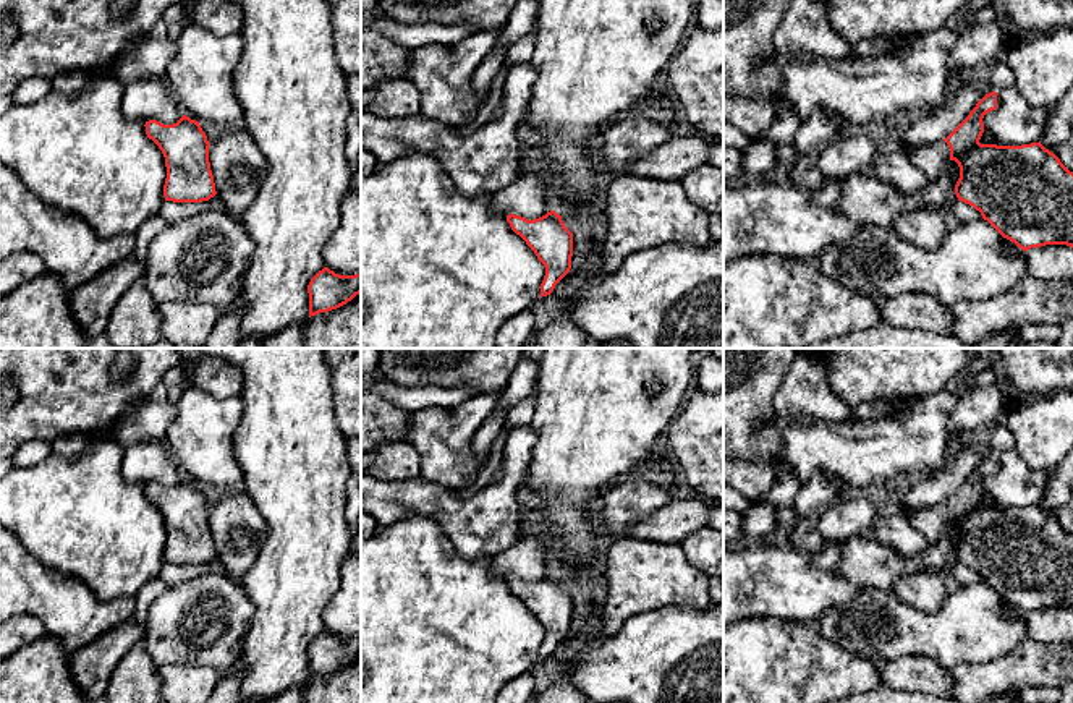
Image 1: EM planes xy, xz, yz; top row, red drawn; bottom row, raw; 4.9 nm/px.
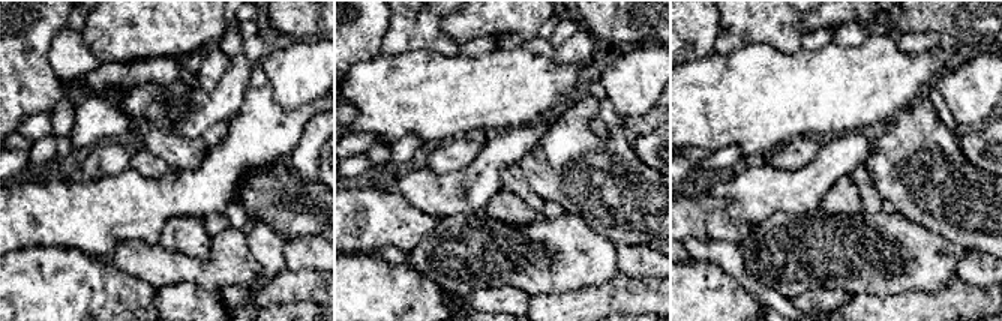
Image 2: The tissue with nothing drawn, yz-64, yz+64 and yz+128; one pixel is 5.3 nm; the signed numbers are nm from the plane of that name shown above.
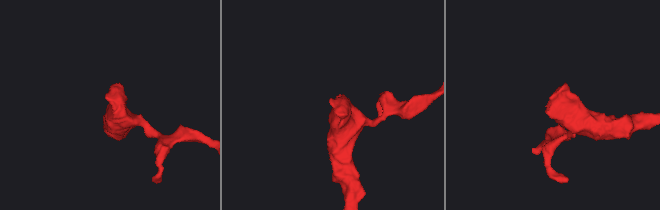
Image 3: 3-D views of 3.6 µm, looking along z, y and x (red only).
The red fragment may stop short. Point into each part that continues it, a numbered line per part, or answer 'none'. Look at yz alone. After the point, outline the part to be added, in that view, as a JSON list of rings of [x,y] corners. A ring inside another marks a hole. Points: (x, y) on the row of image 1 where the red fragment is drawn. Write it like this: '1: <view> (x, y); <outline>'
1: yz (931, 159); [[[939,141],[918,149],[908,149],[905,156],[927,178],[937,178],[950,160],[950,147],[945,141]]]

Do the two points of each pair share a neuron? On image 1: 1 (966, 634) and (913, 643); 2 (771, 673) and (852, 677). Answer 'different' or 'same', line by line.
1: same
2: same

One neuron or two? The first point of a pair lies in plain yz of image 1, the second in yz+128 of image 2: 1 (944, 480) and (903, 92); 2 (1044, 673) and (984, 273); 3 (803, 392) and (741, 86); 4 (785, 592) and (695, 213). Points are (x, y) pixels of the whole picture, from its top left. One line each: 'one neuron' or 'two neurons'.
1: two neurons
2: two neurons
3: two neurons
4: one neuron

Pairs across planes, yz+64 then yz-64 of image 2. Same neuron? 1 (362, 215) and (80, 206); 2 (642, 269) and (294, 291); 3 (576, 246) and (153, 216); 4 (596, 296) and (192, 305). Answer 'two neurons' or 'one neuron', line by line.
1: one neuron
2: two neurons
3: two neurons
4: two neurons

